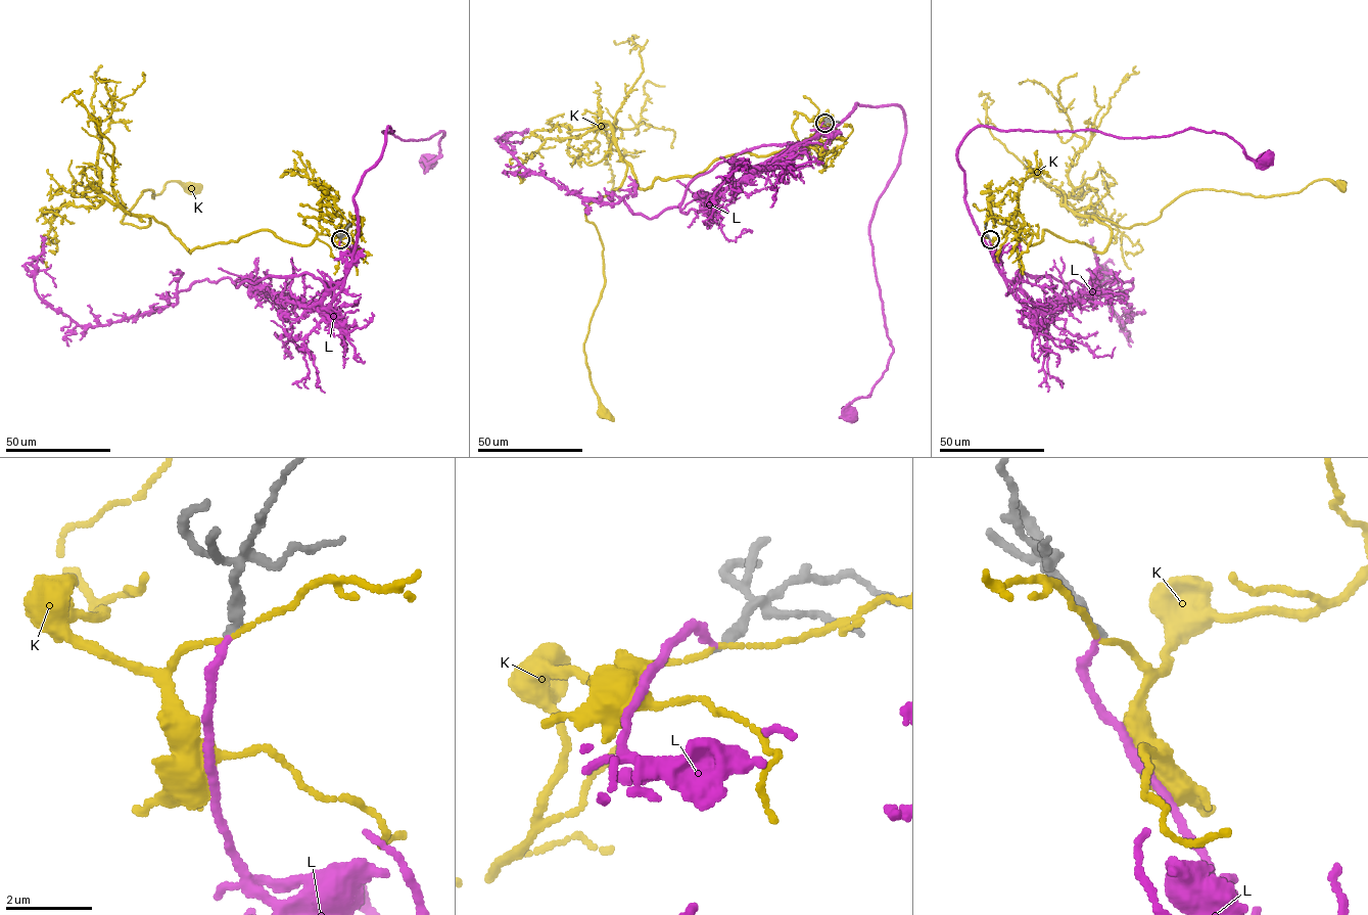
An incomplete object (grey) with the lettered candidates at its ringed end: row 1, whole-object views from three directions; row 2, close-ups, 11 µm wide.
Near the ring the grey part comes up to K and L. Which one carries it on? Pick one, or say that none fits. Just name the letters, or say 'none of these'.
L

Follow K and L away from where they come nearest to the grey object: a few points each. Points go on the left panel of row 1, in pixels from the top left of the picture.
K: (340, 239), (323, 229), (299, 244), (260, 230), (189, 252), (152, 217), (122, 222), (144, 190), (189, 186)
L: (340, 240), (351, 255), (354, 195), (381, 157), (387, 127), (403, 140), (445, 132), (431, 161)

